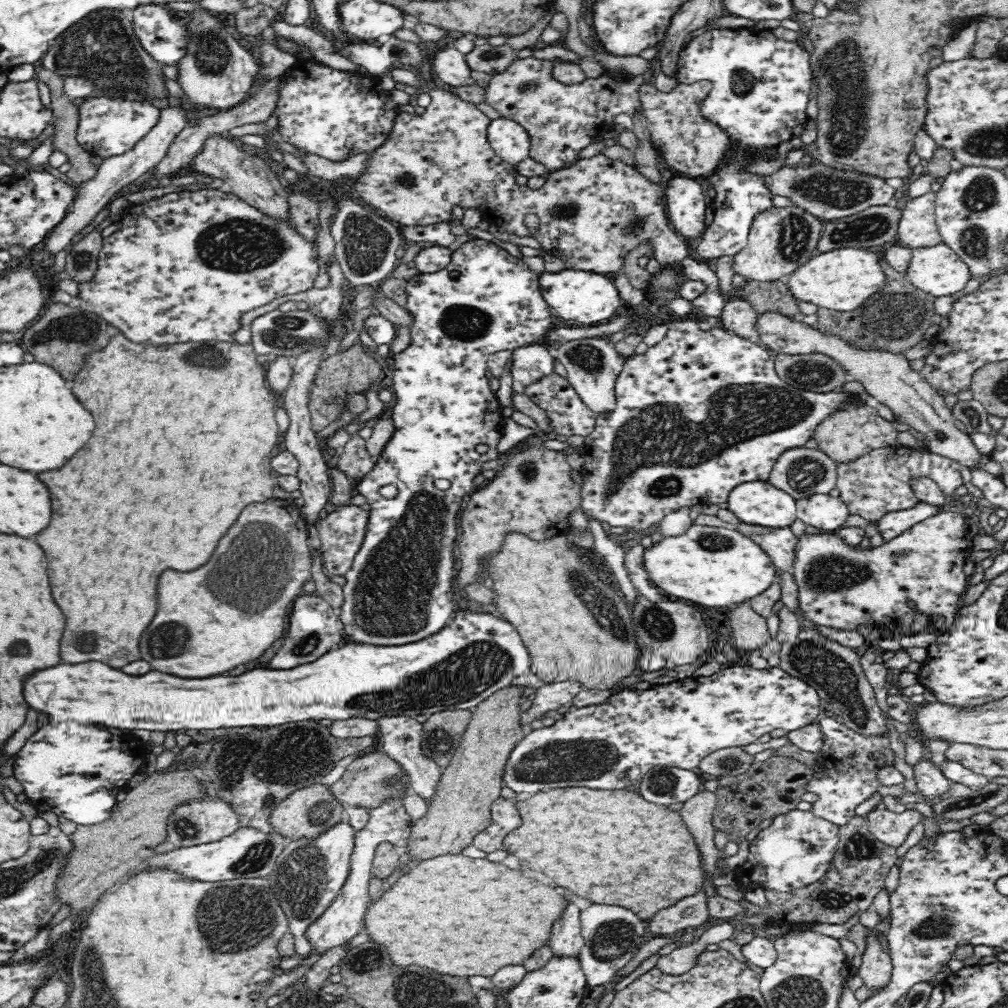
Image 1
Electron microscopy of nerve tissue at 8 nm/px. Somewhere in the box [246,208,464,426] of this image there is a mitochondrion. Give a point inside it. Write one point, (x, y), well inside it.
(285, 332)

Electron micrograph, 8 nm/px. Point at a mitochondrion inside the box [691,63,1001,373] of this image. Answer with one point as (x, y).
(894, 315)

